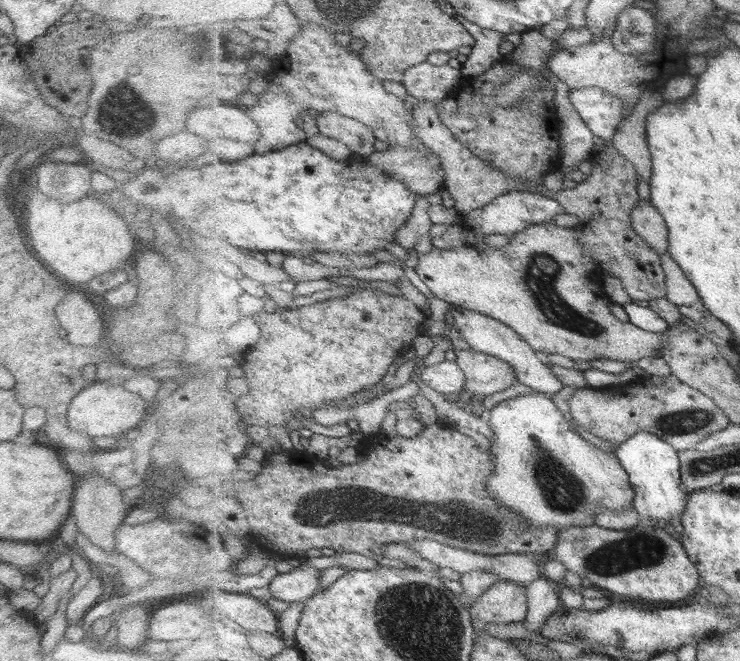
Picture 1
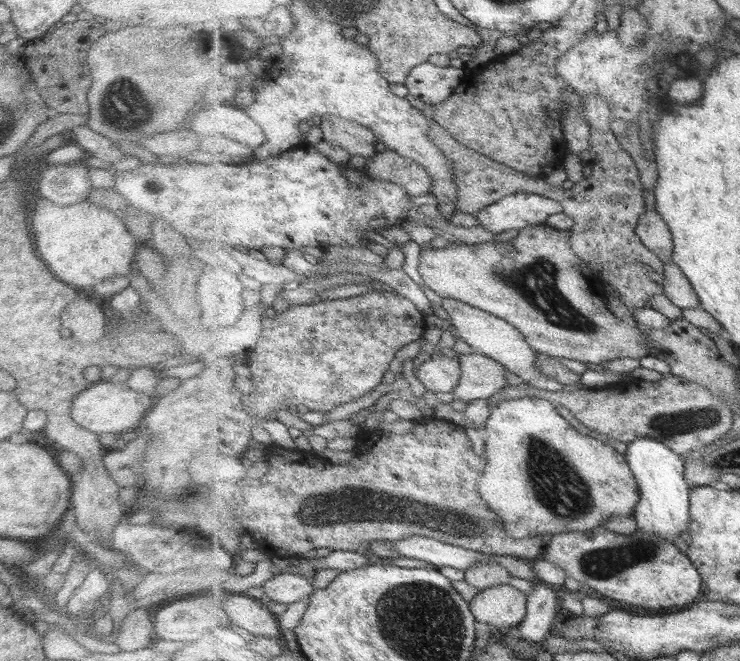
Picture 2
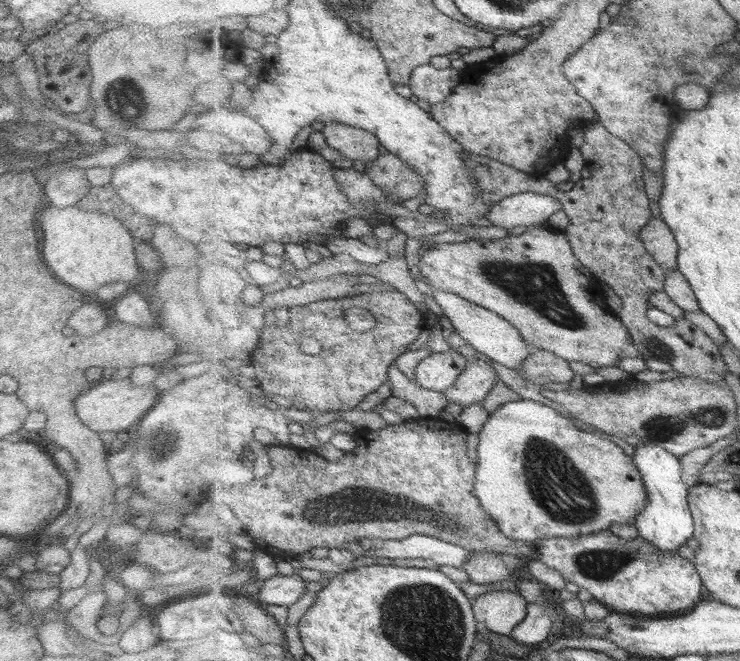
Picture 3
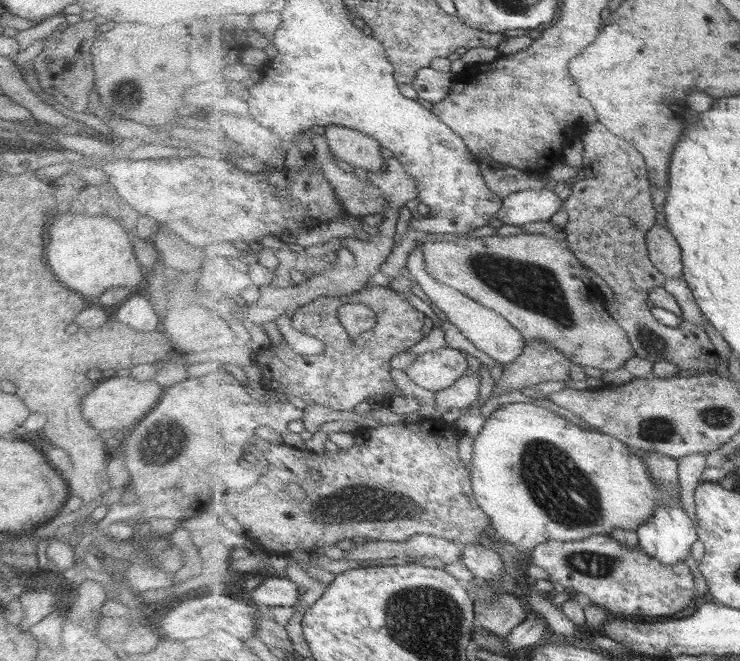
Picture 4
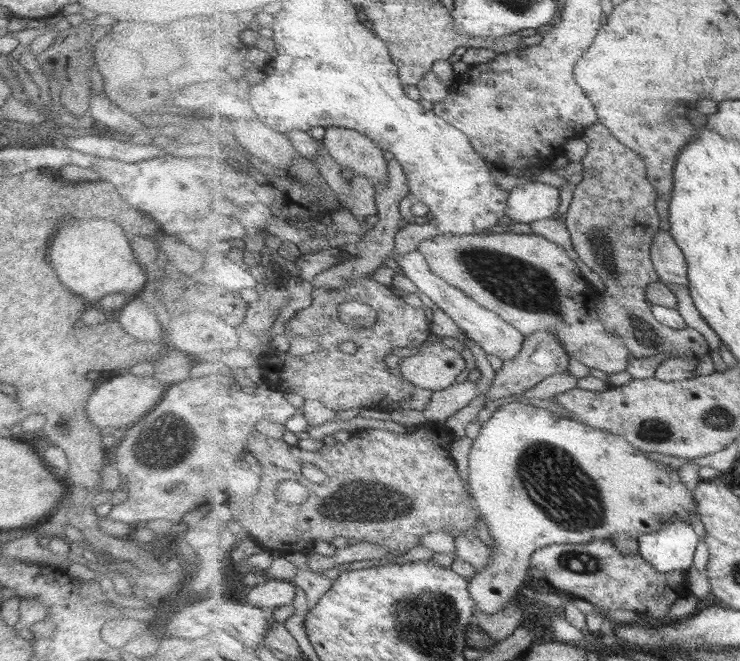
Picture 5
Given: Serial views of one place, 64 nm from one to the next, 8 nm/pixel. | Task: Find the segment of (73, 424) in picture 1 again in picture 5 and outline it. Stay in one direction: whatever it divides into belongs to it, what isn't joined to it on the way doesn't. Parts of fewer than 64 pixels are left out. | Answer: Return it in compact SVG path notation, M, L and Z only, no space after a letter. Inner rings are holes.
M131 373L117 375L111 380L99 380L95 390L87 398L85 412L89 422L105 429L124 428L133 426L139 419L144 417L161 400L165 386L151 377L137 377Z

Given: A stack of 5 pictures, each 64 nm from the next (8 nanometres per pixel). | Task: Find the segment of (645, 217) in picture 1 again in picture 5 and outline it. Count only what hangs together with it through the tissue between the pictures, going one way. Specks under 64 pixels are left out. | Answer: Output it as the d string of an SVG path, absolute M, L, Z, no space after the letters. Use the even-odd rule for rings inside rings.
M659 231L654 234L651 253L655 270L663 283L669 287L689 288L690 268L687 258L670 231Z

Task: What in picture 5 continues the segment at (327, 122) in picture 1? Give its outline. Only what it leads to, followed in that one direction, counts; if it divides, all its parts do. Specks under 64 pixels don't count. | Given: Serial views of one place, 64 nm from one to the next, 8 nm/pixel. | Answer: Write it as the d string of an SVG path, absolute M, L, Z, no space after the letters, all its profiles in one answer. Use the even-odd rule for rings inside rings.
M329 128L325 144L342 168L351 168L355 174L364 175L372 186L388 181L389 162L383 158L383 149L366 134L348 128Z

